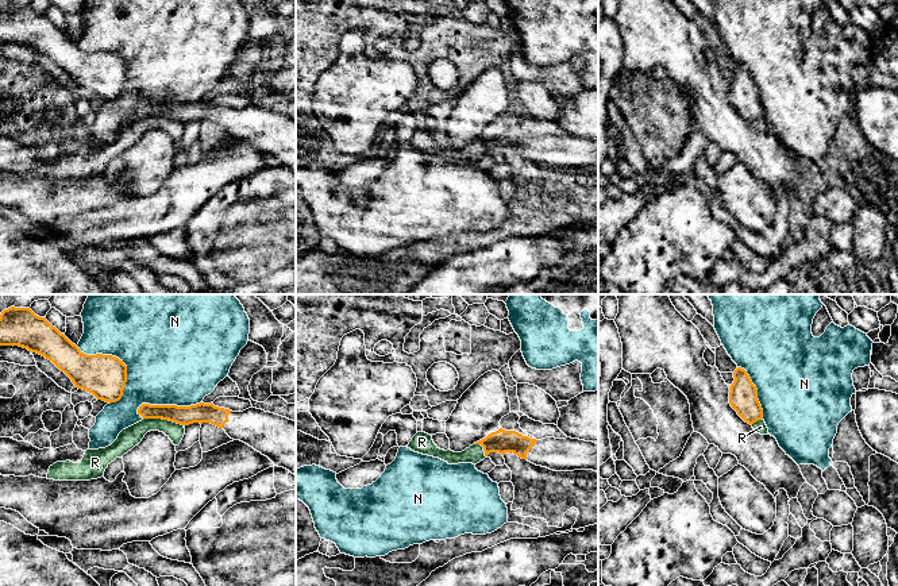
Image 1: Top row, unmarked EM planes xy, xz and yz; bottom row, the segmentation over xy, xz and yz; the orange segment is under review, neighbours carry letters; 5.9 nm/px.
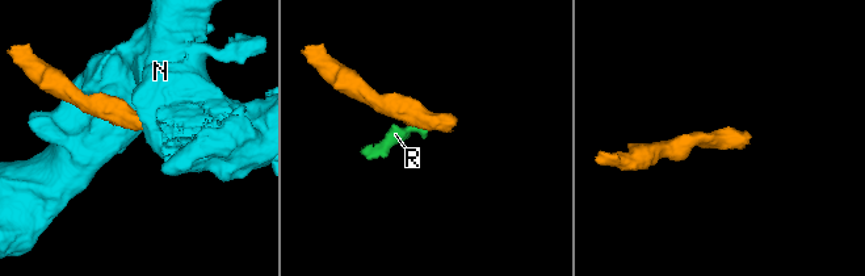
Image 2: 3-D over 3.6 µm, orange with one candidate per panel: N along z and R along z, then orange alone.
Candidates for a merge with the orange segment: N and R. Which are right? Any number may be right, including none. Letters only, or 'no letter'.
no letter

